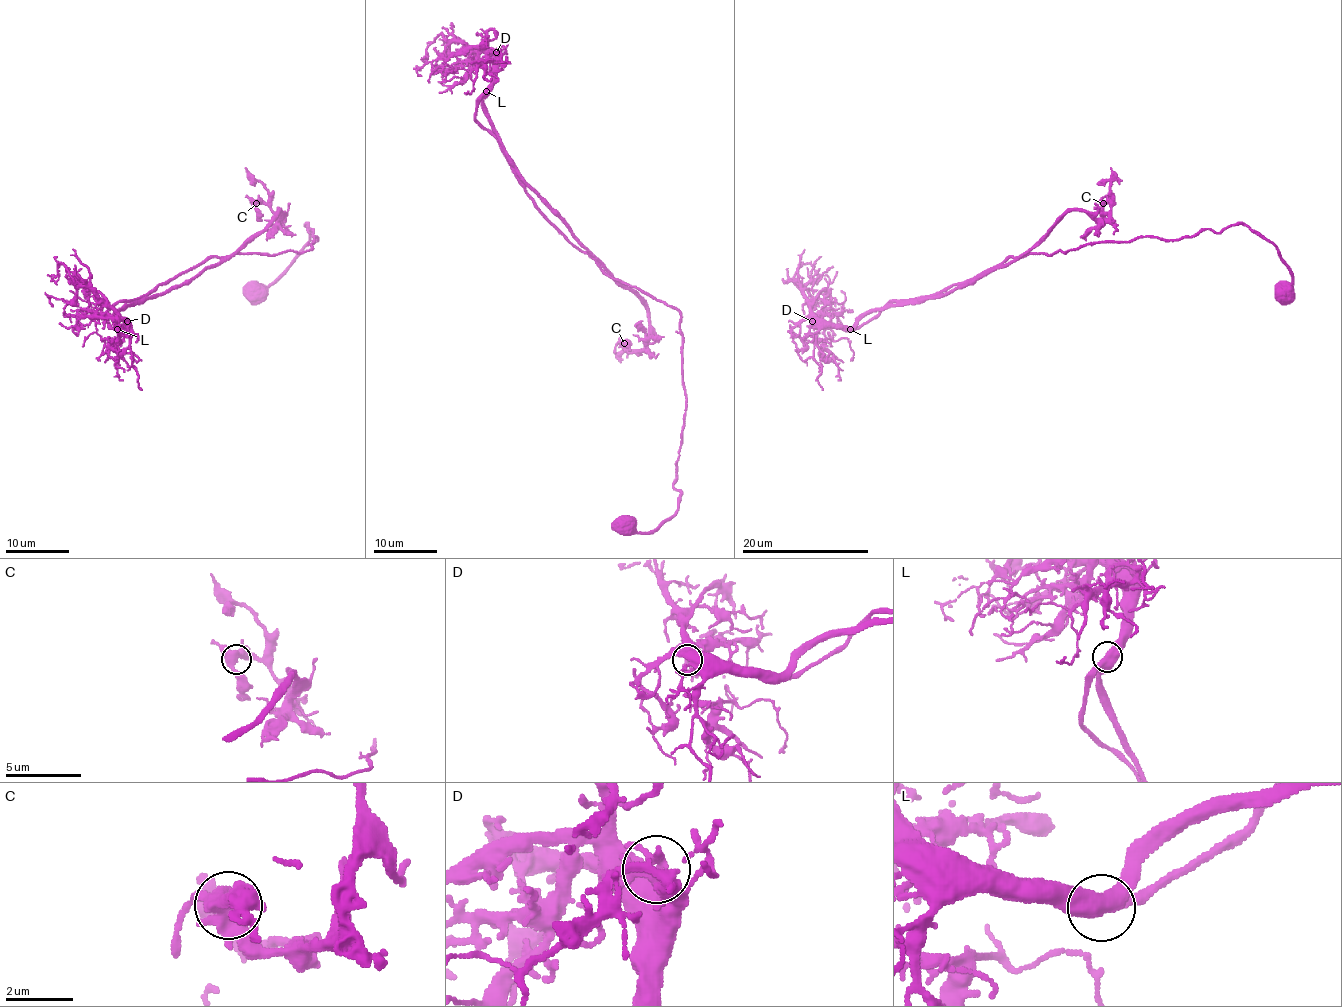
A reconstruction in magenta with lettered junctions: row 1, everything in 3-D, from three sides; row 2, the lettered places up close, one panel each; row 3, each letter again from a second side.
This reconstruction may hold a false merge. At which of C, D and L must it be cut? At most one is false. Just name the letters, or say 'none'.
none

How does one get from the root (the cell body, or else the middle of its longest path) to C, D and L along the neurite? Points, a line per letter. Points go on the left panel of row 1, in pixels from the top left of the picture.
C: (254, 294), (308, 242), (305, 224), (318, 238), (302, 253), (237, 253), (280, 210), (280, 216), (256, 203)
D: (254, 294), (308, 242), (307, 224), (318, 238), (310, 249), (234, 253), (114, 316), (121, 327), (127, 321)
L: (254, 294), (308, 242), (307, 224), (318, 238), (310, 249), (234, 253), (127, 305), (114, 316), (118, 329)

